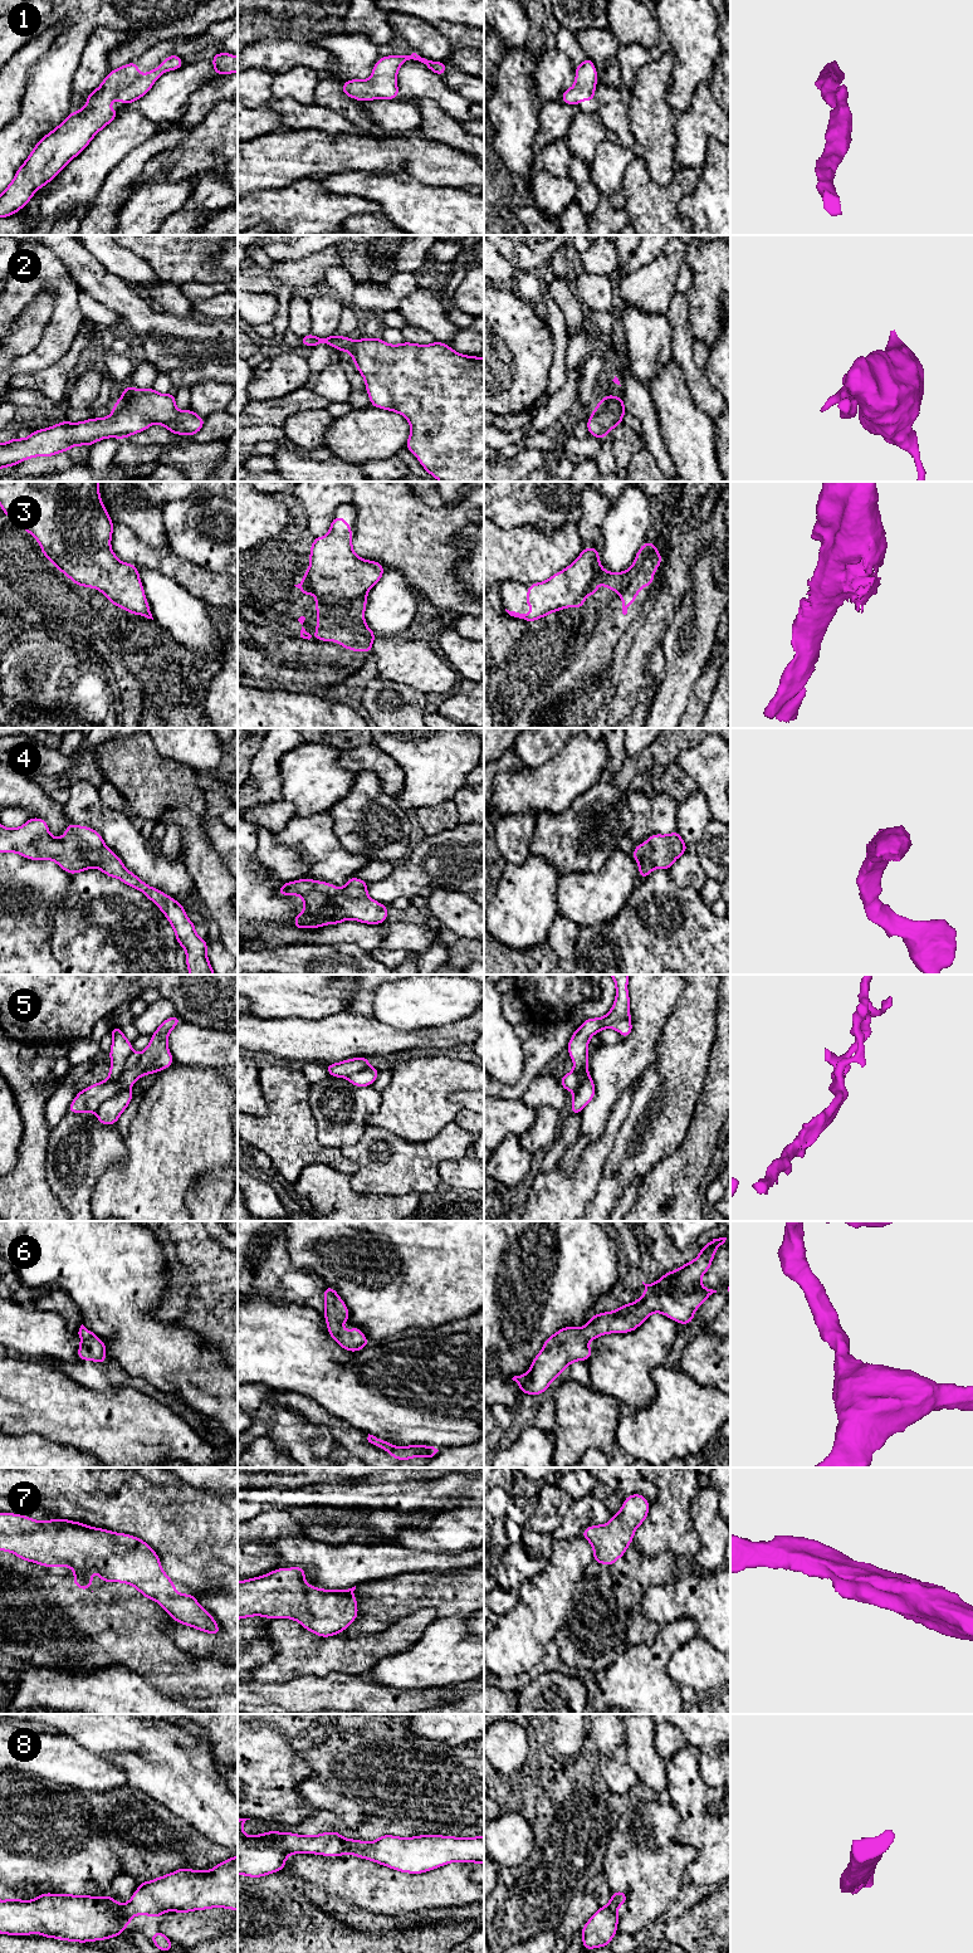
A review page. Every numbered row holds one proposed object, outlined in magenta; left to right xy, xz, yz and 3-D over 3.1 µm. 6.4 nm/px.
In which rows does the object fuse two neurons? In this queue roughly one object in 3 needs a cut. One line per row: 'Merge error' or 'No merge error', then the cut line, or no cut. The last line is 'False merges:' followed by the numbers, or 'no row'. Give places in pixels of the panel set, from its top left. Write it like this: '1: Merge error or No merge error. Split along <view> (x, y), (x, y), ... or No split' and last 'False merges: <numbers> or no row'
1: No merge error. No split
2: No merge error. No split
3: No merge error. No split
4: No merge error. No split
5: Merge error. Split along xy (128, 1088), (122, 1088), (108, 1097), (96, 1112)
6: No merge error. No split
7: No merge error. No split
8: No merge error. No split
False merges: 5

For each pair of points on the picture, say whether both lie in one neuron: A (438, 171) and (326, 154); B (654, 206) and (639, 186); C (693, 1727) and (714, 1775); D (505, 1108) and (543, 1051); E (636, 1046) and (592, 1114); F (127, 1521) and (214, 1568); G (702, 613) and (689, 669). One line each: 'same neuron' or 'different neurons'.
A: same neuron
B: same neuron
C: same neuron
D: different neurons
E: same neuron
F: different neurons
G: same neuron

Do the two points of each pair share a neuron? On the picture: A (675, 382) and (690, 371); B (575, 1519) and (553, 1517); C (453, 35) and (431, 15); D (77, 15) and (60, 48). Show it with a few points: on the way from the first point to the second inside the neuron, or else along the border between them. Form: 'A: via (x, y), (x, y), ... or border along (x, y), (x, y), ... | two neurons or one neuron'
A: border along (671, 360), (681, 370), (695, 404) | two neurons
B: border along (573, 1500), (562, 1522), (551, 1533) | two neurons
C: border along (469, 24), (440, 22), (435, 27) | two neurons
D: via (77, 23), (76, 33), (68, 40) | one neuron

